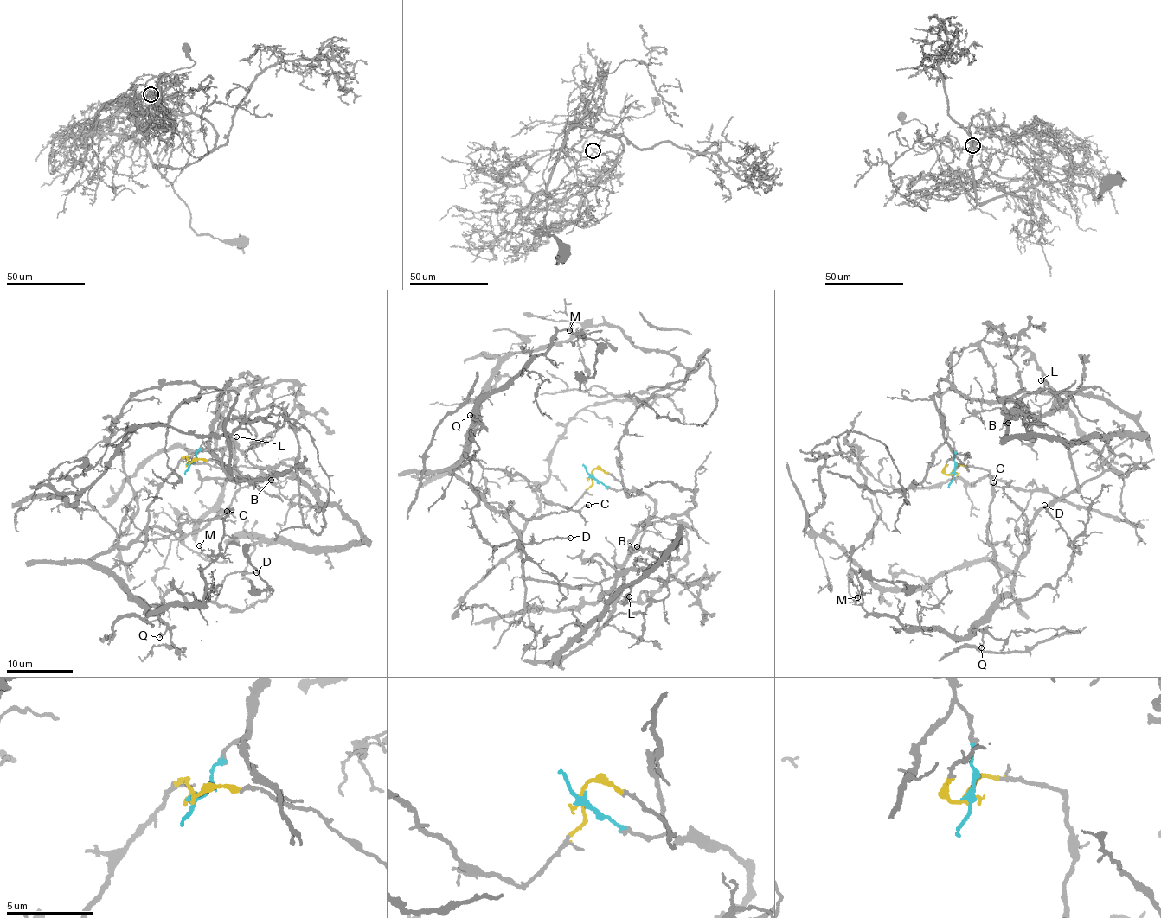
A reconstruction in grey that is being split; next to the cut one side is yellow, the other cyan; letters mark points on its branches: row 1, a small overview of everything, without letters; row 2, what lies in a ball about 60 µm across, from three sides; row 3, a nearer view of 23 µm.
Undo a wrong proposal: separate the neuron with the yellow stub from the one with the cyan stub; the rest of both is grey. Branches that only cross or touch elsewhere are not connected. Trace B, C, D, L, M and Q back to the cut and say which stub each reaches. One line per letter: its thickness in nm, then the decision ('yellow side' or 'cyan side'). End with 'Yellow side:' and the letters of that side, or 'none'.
B: 140 nm | cyan side
C: 150 nm | yellow side
D: 150 nm | yellow side
L: 200 nm | cyan side
M: 100 nm | yellow side
Q: 200 nm | yellow side
Yellow side: C, D, M, Q

